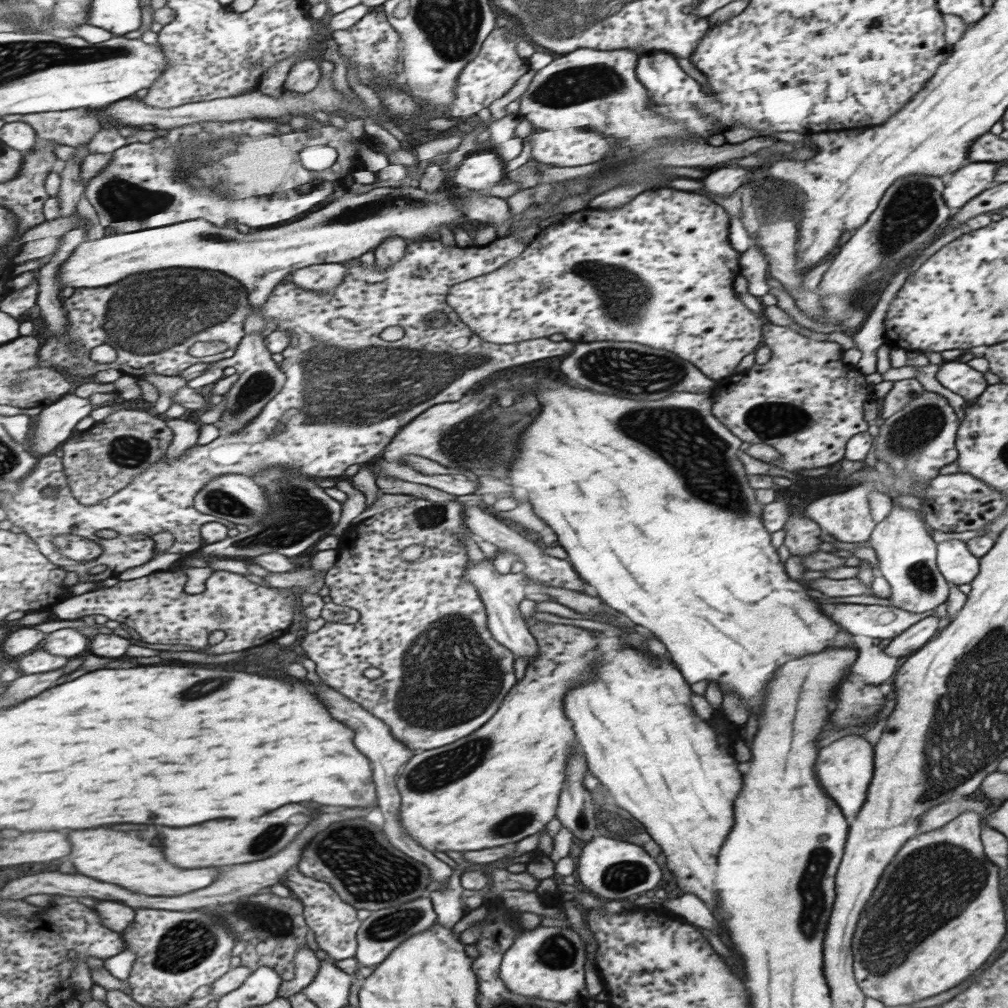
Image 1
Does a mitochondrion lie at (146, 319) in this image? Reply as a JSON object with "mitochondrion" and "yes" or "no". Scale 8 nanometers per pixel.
{"mitochondrion":"yes"}

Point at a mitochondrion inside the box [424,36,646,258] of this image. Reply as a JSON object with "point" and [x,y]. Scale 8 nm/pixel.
{"point":[576,84]}

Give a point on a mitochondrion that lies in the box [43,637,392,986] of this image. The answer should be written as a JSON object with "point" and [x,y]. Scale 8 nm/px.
{"point":[187,944]}

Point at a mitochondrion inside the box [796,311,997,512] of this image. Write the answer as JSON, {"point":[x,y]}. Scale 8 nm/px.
{"point":[922,423]}

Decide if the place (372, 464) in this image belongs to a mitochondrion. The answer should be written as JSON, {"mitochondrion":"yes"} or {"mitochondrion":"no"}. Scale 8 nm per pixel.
{"mitochondrion":"no"}

